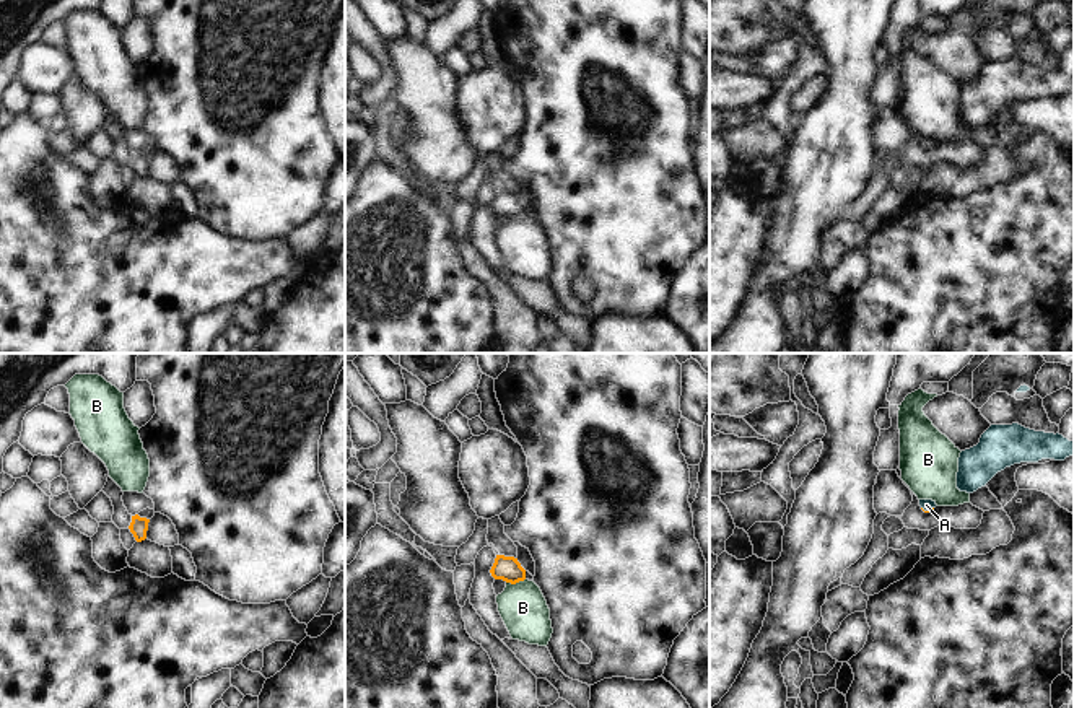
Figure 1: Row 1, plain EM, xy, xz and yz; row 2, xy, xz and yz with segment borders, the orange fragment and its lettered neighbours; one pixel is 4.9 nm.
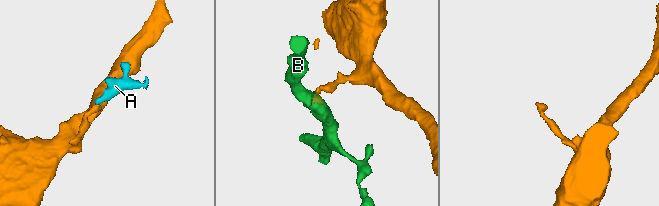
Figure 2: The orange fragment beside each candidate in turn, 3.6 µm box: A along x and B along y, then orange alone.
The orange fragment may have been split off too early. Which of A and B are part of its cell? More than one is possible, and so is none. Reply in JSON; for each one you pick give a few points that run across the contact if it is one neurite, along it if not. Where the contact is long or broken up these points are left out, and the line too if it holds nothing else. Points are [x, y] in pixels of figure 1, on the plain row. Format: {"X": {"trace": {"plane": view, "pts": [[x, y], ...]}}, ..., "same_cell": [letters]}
{"A": {"trace": {"plane": "yz", "pts": [[931, 145], [929, 145], [926, 140]]}}, "same_cell": ["A"]}

